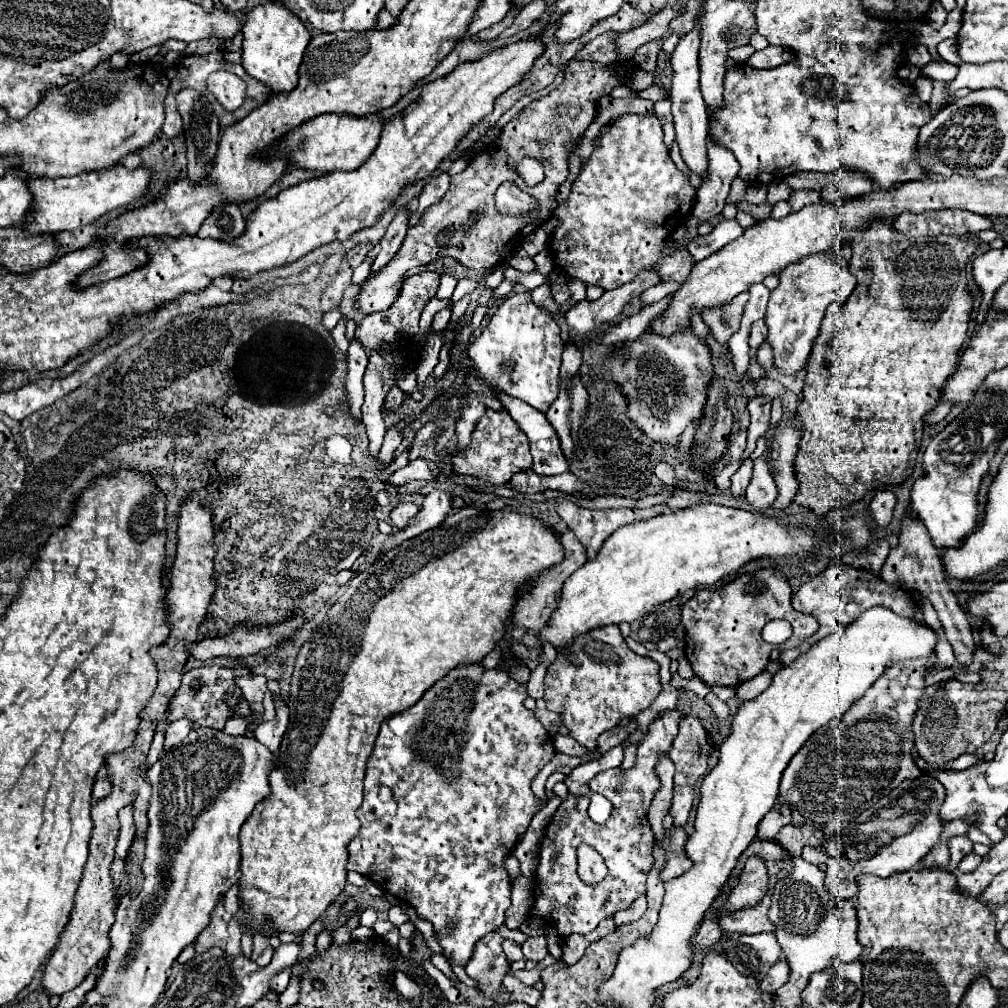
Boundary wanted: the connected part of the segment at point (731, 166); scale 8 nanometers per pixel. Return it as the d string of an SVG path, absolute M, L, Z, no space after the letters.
M708 136L706 146L708 146L708 174L706 180L702 180L702 186L698 188L698 202L690 218L686 220L688 238L694 238L698 234L696 228L700 222L722 212L724 200L728 198L730 192L730 184L740 172L740 164L732 156L732 152L728 152L728 148L720 148L720 144L712 140L712 136Z

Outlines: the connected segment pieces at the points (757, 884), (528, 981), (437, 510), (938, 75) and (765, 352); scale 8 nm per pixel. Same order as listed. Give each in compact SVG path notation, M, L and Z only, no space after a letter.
M750 858L746 862L744 872L738 878L736 888L728 896L728 902L726 902L728 910L754 906L756 902L762 900L762 896L766 894L766 888L768 888L768 874L766 874L764 862L760 858Z
M532 968L532 970L517 970L514 971L512 969L509 970L509 974L513 974L516 978L520 978L526 986L536 986L538 982L540 982L540 972L542 972L542 968Z
M432 490L430 494L424 496L424 506L416 514L416 518L410 522L410 526L392 534L384 542L382 552L388 552L392 548L396 548L398 544L402 544L404 540L414 538L414 536L418 536L426 530L432 530L432 528L440 526L444 522L444 518L450 514L450 510L452 510L452 494L446 492L446 490Z
M930 61L928 64L921 67L921 73L930 76L930 78L938 81L949 82L957 75L958 68L946 61L934 62Z
M762 342L762 346L760 346L760 368L762 370L766 370L766 372L770 372L770 370L774 370L774 364L772 364L772 346L768 344L768 342Z

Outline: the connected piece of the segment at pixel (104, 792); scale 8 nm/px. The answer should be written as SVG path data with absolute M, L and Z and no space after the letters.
M102 768L102 770L98 772L98 776L96 776L96 786L94 786L94 790L92 790L94 802L96 802L96 800L102 800L104 796L108 796L108 792L112 790L112 784L110 784L110 782L112 782L112 780L110 780L108 770Z

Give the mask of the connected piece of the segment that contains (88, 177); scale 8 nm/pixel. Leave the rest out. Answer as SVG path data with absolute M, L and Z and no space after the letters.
M112 166L108 170L96 170L88 174L78 174L72 178L32 178L28 180L34 206L26 220L28 232L32 234L58 234L64 230L76 230L98 218L110 214L116 208L124 208L142 196L146 196L152 182L152 172L140 166L126 170L124 166Z

